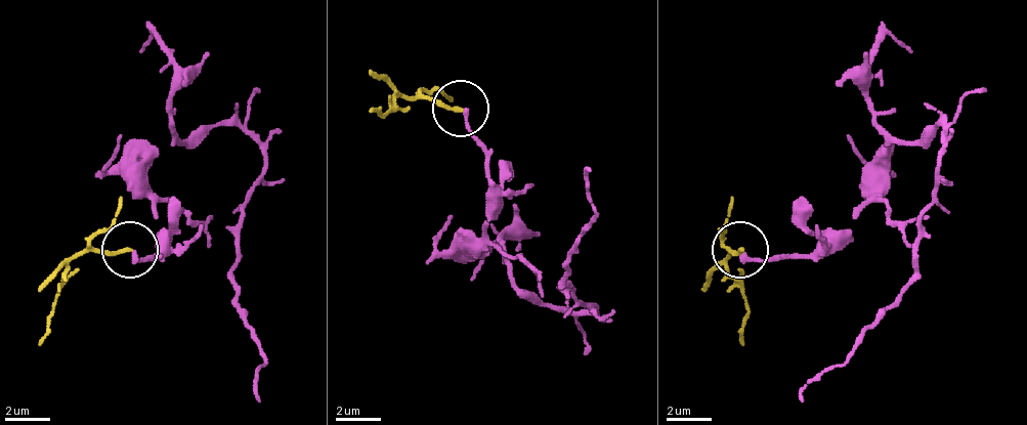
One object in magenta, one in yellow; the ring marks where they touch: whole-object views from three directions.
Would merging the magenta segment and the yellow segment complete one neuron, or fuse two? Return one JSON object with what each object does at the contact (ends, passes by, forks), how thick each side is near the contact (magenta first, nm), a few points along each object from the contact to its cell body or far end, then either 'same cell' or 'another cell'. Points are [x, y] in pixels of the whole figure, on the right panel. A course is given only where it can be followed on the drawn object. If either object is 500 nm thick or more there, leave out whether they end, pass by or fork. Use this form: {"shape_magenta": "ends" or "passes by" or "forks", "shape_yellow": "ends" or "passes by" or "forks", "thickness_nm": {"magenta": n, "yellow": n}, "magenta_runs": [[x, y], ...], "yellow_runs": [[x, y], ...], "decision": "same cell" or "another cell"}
{"shape_magenta": "ends", "shape_yellow": "ends", "thickness_nm": {"magenta": 240, "yellow": 190}, "magenta_runs": [[741, 248], [826, 254], [871, 203], [923, 220], [945, 130], [900, 141], [866, 96], [866, 56], [911, 50]], "yellow_runs": [[741, 248], [725, 265], [747, 304], [741, 344]], "decision": "another cell"}

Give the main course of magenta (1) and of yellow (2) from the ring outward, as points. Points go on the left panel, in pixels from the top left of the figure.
1: (133, 248), (156, 254), (156, 203), (236, 225), (263, 153), (179, 141), (173, 56), (139, 50)
2: (128, 248), (72, 265), (38, 344)

